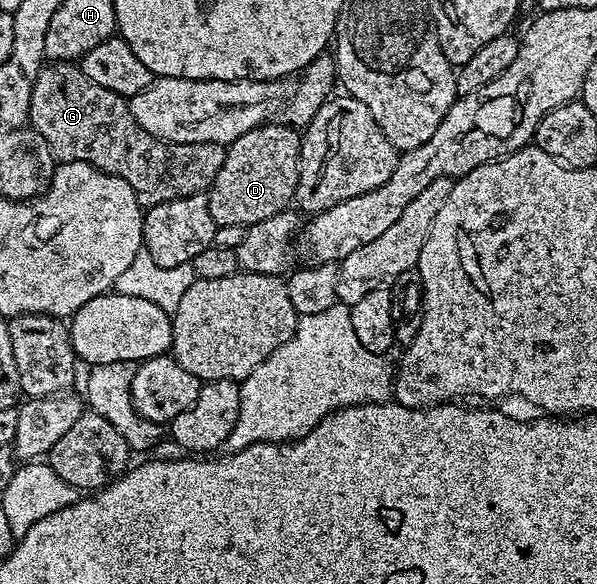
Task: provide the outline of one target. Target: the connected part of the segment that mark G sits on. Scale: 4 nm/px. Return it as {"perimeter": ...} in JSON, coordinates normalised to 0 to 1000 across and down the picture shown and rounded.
{"perimeter":[[[90,106],[67,115],[64,134],[57,137],[57,164],[50,164],[47,205],[52,221],[65,226],[70,240],[77,240],[95,279],[147,277],[171,295],[211,308],[211,315],[224,322],[224,336],[241,356],[320,332],[343,330],[358,301],[365,301],[365,288],[372,288],[377,252],[370,245],[298,247],[251,233],[251,226],[245,226],[245,219],[224,205],[213,168],[184,158],[184,151],[171,151],[171,144],[157,144],[157,137],[134,122],[132,111],[119,106]]]}

